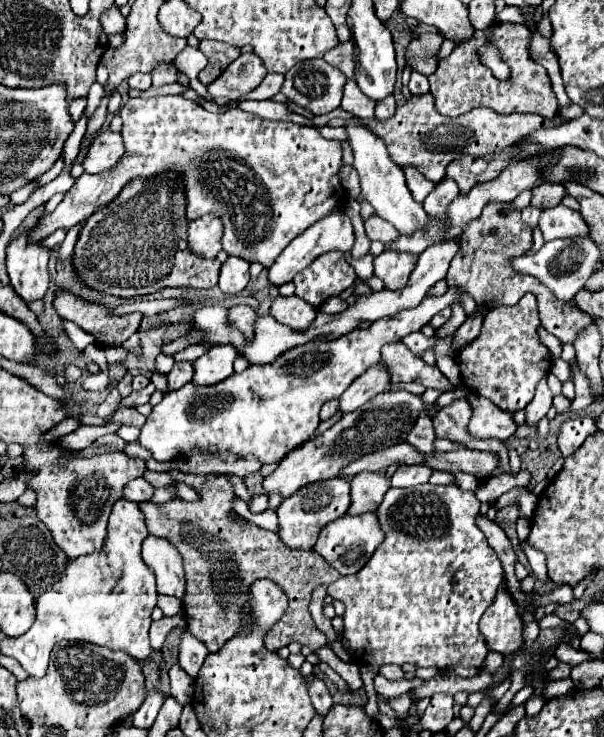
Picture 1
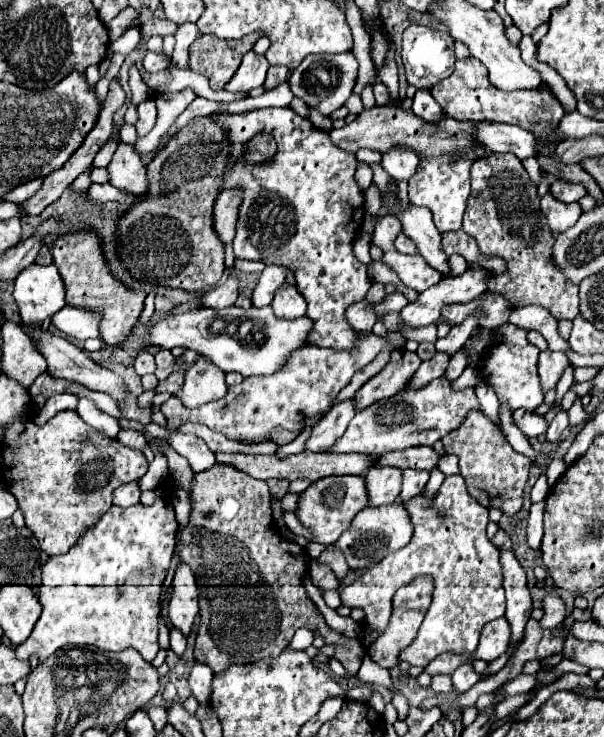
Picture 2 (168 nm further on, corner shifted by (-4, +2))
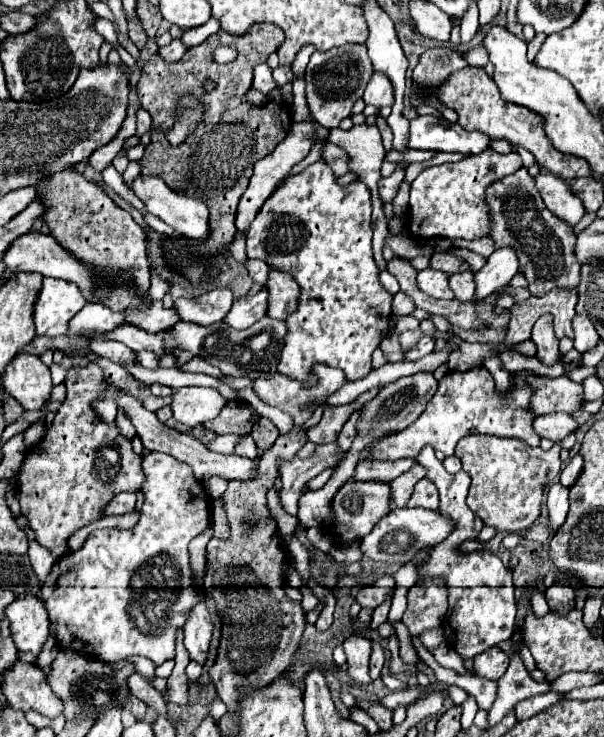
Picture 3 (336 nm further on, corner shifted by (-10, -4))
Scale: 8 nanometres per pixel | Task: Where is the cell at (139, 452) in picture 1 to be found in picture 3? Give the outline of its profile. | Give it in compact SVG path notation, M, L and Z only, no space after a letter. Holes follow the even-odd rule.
M118 412L116 424L118 424L118 430L120 430L120 434L122 434L122 436L126 436L128 440L132 440L132 438L136 436L136 434L134 434L134 426L132 426L132 422L126 418L126 414Z

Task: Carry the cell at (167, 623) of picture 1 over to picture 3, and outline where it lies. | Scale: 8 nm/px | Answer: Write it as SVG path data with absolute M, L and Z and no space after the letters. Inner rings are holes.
M132 656L132 658L124 660L124 662L114 664L114 666L124 666L126 662L134 662L134 664L136 664L136 672L138 672L140 676L144 676L144 678L154 678L154 674L156 674L156 664L150 662L148 658L142 658L142 656Z

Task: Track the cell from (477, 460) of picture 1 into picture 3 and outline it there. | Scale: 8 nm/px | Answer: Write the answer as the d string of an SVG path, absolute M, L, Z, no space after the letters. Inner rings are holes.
M400 458L394 462L388 460L360 460L354 472L354 480L374 480L374 482L386 482L390 484L394 478L398 478L402 472L410 470L416 462L416 458Z

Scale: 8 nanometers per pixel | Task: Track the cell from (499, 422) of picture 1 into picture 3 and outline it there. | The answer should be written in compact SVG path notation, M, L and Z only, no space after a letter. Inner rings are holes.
M564 412L536 416L532 426L534 426L534 432L540 438L548 438L552 442L562 440L566 434L570 434L570 432L574 432L578 428L578 424L572 420L572 416L564 414Z

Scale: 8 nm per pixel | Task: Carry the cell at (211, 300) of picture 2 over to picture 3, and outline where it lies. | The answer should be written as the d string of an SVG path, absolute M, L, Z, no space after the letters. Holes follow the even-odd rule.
M216 288L194 300L180 298L174 302L174 308L184 322L210 326L210 324L222 322L222 318L226 318L232 302L234 302L234 296L232 296L230 288Z

